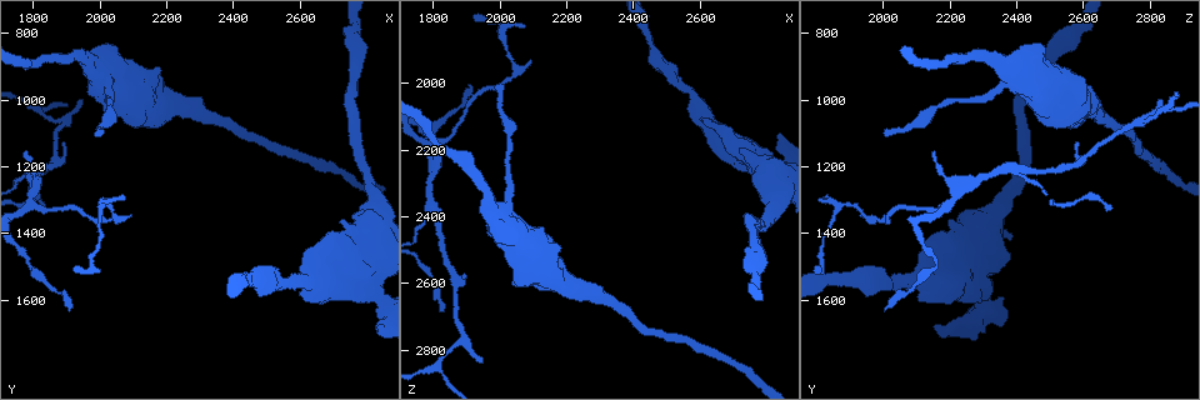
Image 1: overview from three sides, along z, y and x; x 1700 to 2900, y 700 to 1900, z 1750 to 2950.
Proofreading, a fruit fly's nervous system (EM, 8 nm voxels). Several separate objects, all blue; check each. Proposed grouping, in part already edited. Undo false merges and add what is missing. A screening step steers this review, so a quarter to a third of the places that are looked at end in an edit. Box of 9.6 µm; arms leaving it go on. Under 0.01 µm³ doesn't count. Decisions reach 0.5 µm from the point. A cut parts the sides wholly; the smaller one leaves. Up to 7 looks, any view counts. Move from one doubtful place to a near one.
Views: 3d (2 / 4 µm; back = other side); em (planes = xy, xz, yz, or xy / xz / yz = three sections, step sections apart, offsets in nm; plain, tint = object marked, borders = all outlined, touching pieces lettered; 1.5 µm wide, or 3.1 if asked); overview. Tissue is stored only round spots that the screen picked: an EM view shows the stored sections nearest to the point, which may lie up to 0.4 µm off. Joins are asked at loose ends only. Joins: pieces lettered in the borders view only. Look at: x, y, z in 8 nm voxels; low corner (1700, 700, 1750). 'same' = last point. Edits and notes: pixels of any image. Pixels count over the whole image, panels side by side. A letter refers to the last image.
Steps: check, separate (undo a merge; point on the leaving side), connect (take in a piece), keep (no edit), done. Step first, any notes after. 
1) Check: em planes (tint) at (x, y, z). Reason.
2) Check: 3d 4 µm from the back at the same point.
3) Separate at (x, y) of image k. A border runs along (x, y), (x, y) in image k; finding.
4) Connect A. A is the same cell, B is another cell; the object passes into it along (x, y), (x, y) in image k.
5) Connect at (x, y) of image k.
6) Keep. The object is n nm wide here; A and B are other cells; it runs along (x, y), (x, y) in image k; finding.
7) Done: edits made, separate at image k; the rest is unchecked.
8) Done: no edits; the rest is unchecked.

Check: em planes (borders) at (2000, 1110, 2010).

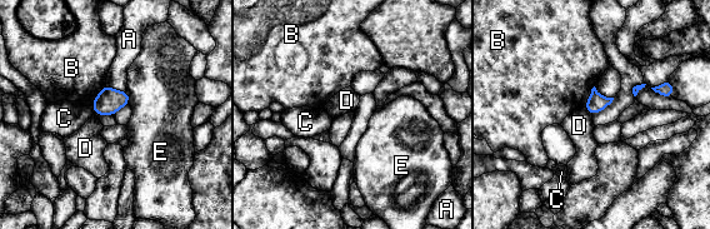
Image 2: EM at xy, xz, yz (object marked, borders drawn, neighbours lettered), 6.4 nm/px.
Keep. A, B, C, D and E are other cells; a border runs along (584, 108), (591, 115) in image 2; none of them fits.

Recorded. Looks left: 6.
Check: em xz step 4 (borders) at (1770, 1150, 2140). Thin end.

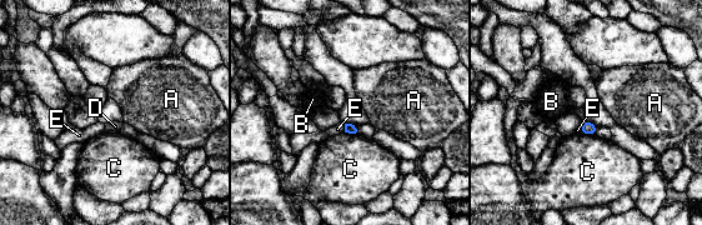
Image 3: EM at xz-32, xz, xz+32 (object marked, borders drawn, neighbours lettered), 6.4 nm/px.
Keep. A, B, C, D and E are other cells; a border runs along (344, 124), (345, 131) in image 3; no lettered piece goes on from it.

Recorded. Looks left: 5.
Check: 3d 2 µm at (2060, 1360, 1960). Abrupt turn.

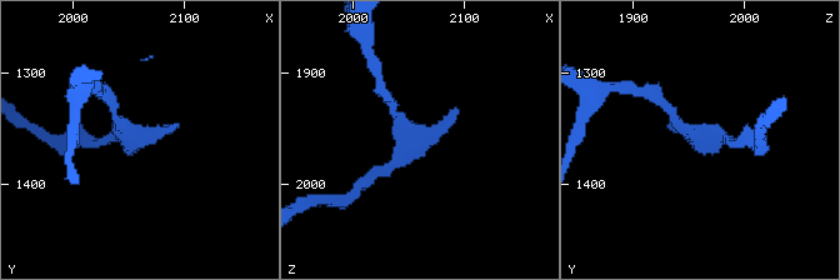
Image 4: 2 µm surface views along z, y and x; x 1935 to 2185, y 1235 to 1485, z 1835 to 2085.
Check: em xy step 8 (plain) at (2054, 1356, 1966). Need the tissue.

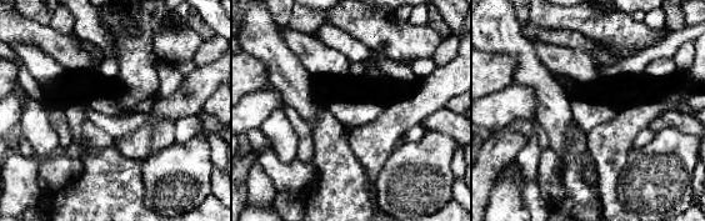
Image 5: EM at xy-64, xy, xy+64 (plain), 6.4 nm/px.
Check: em xy step 8 (borders) at the same point. What lies round it.

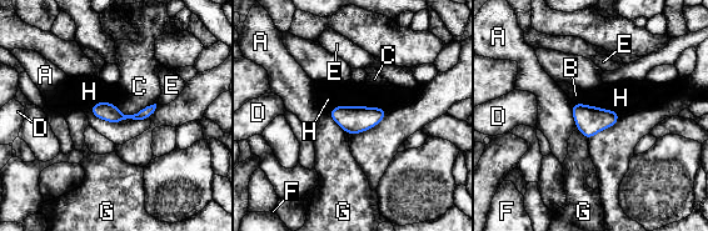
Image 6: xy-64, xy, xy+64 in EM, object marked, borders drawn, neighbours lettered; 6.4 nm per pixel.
Keep. A, B, C, D, E, F, G and H are other cells; a border runs along (573, 101), (581, 104) in image 6; one neuron here.

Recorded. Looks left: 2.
Done: no edits; the rest is unchecked.

